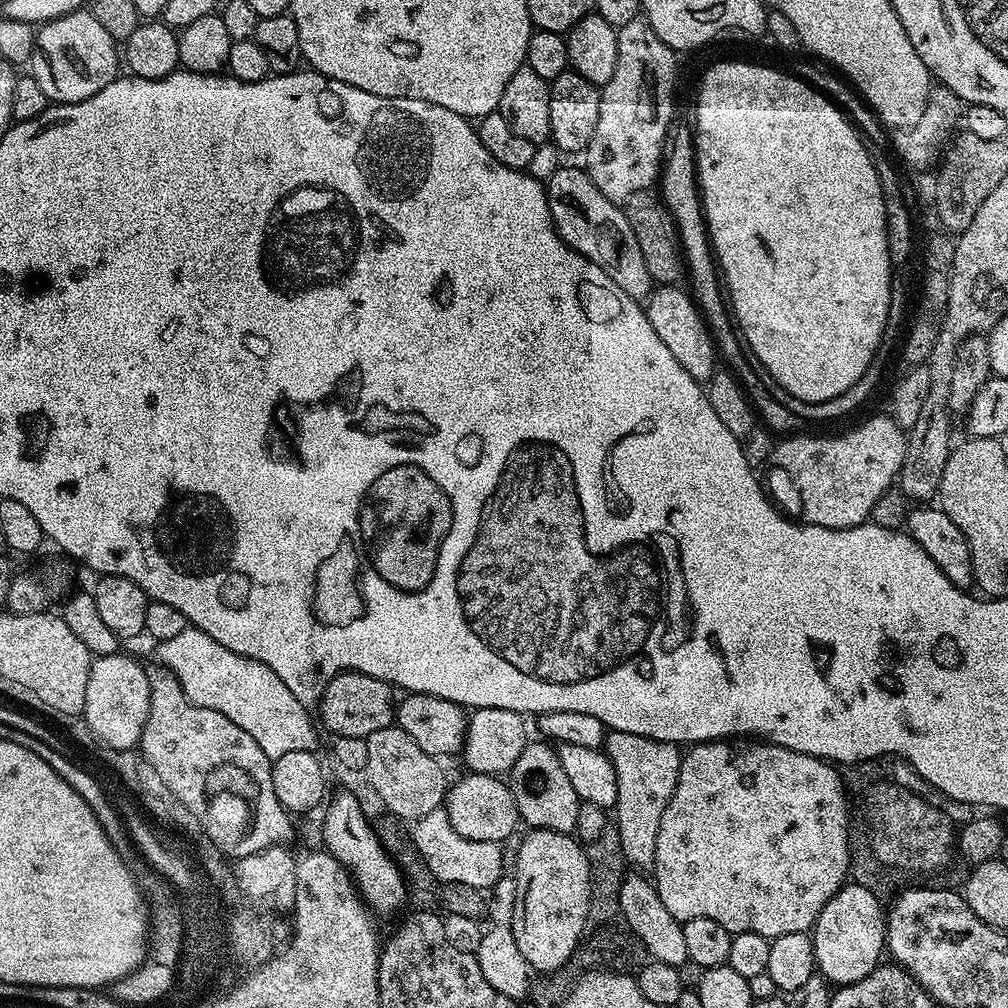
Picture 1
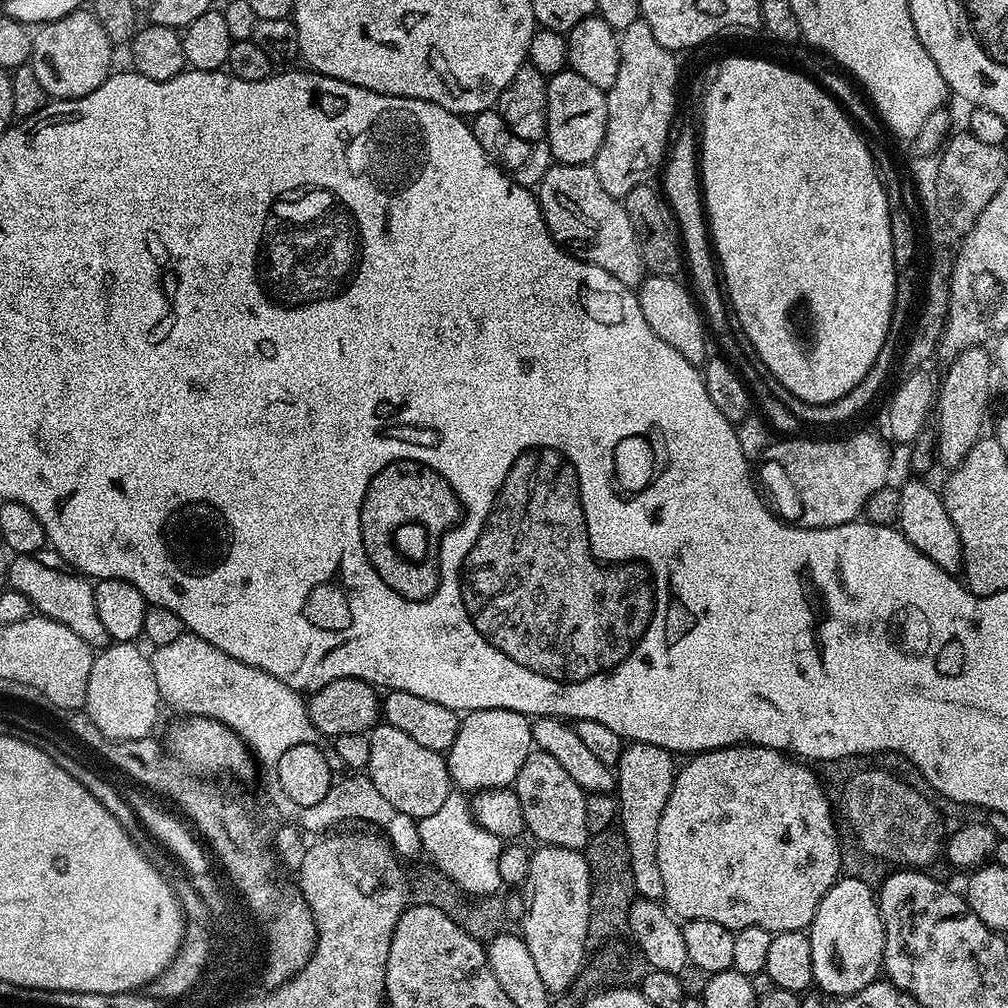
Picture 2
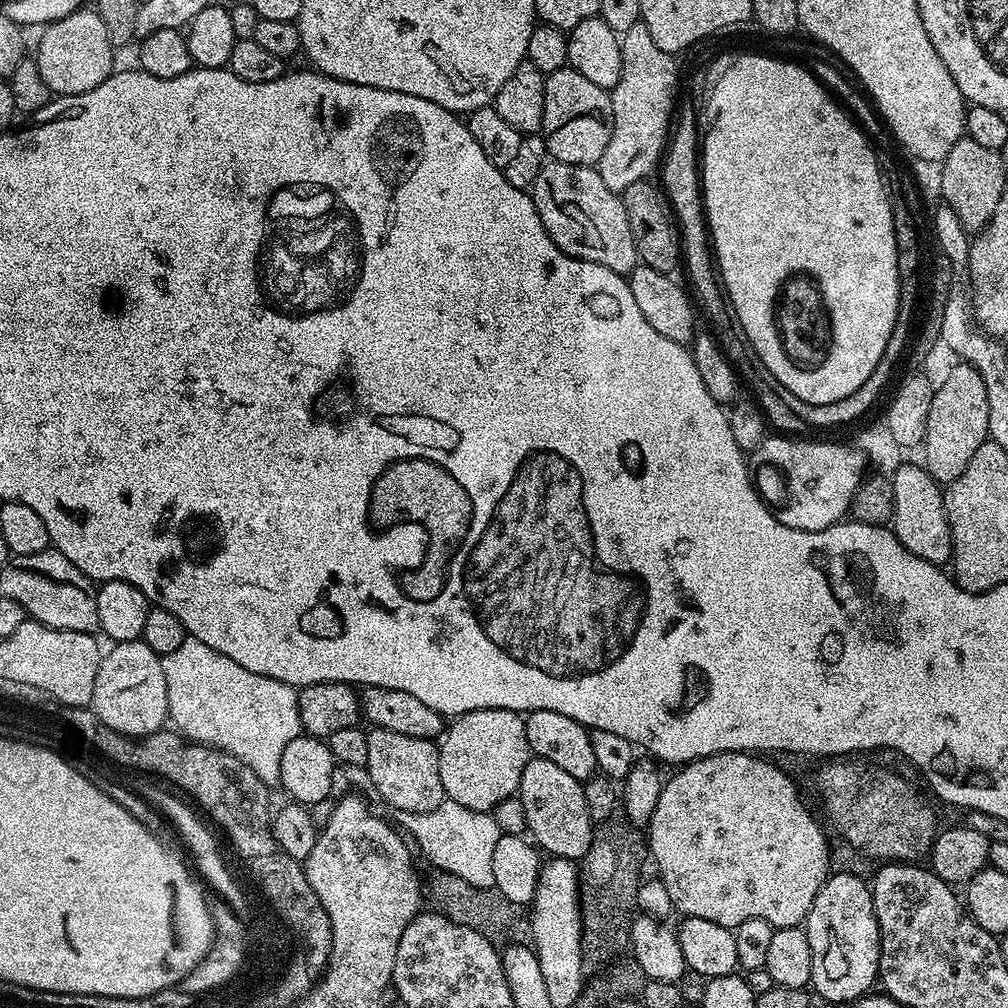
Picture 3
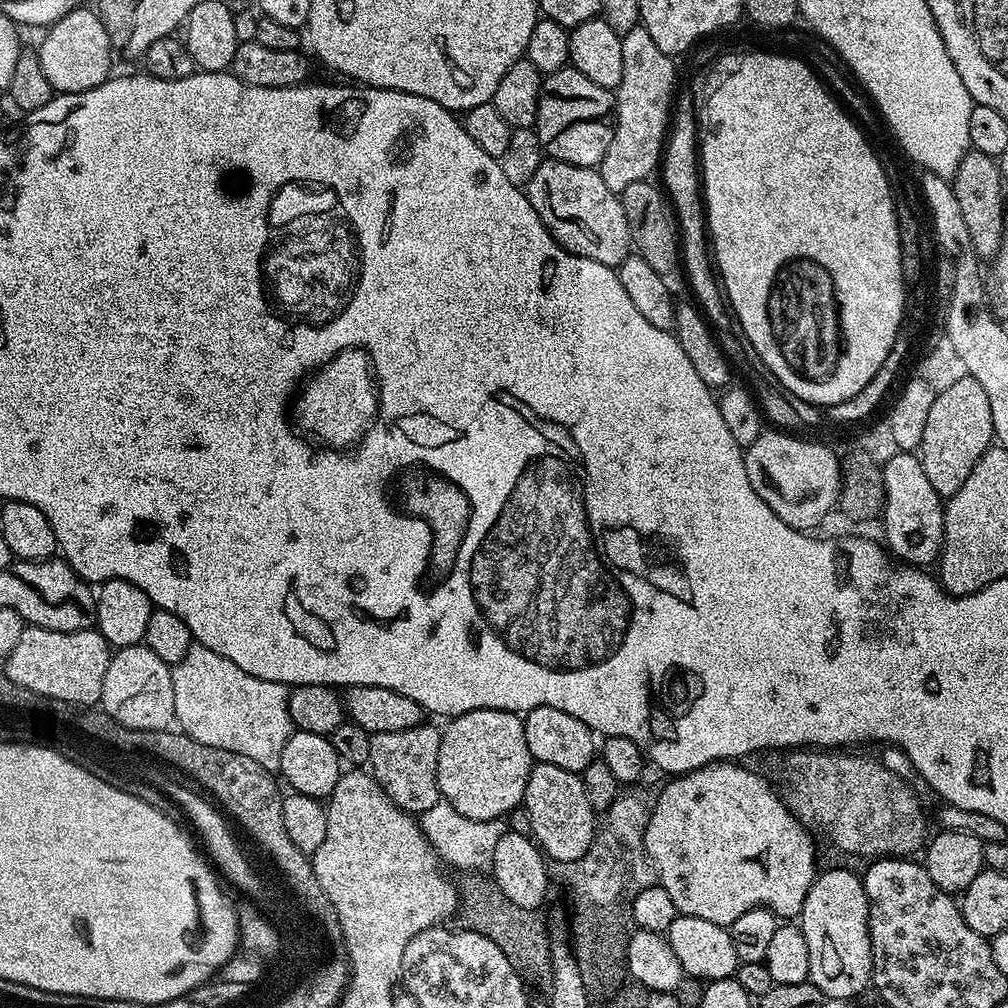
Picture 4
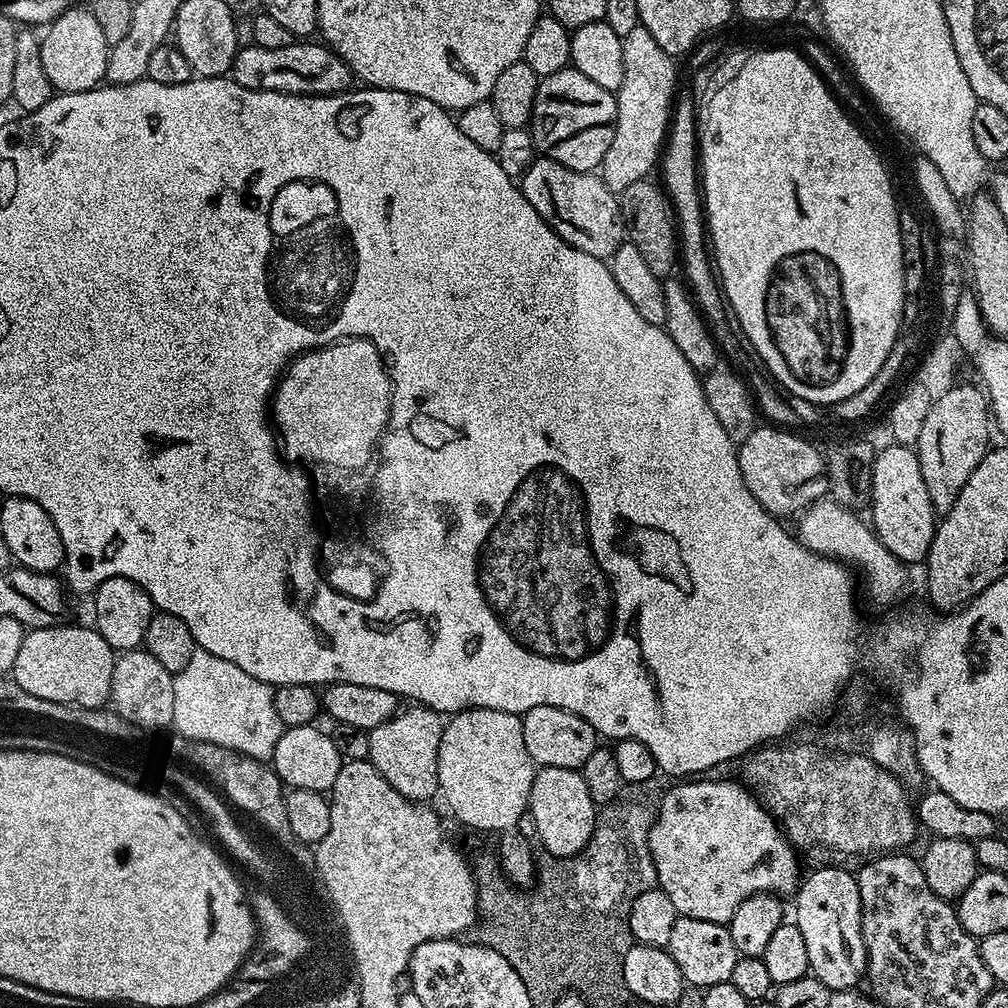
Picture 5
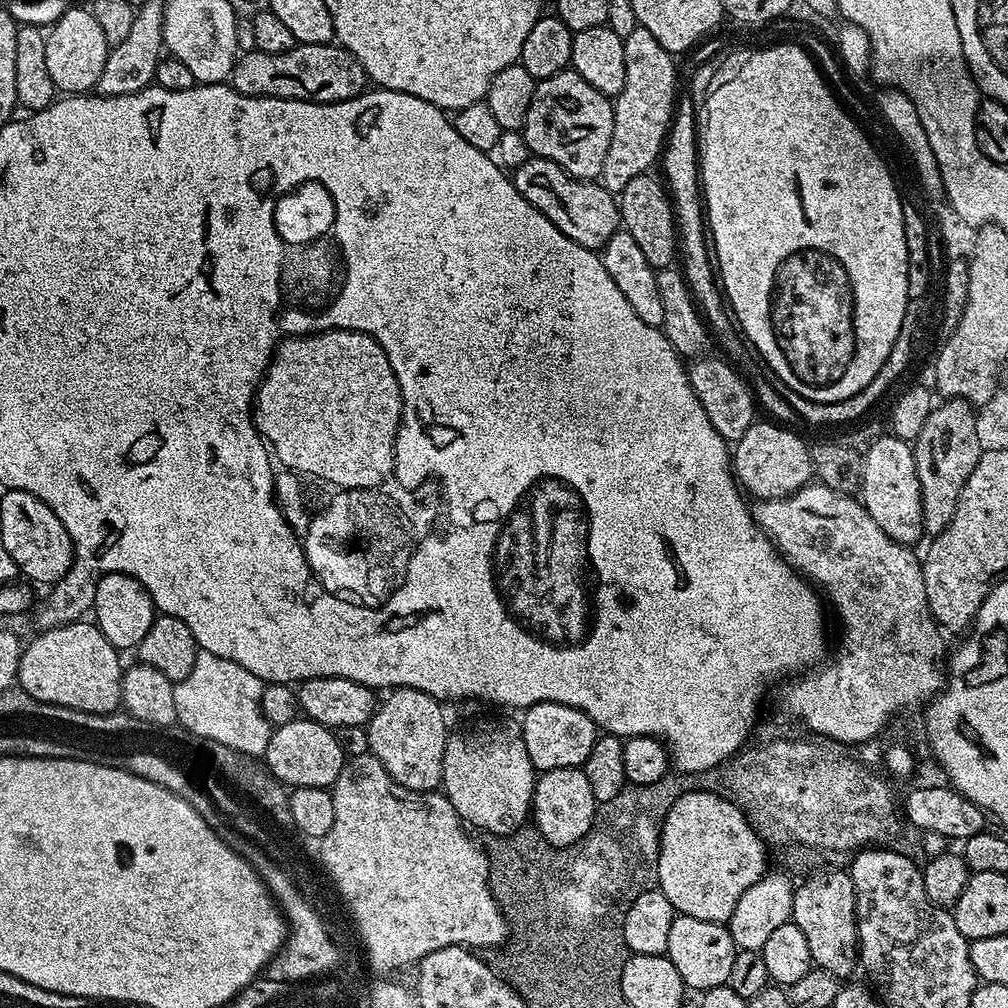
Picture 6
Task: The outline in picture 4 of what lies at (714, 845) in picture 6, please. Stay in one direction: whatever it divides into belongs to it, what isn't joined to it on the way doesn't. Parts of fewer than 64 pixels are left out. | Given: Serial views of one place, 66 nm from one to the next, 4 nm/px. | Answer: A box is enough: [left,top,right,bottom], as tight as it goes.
[644,762,818,926]

